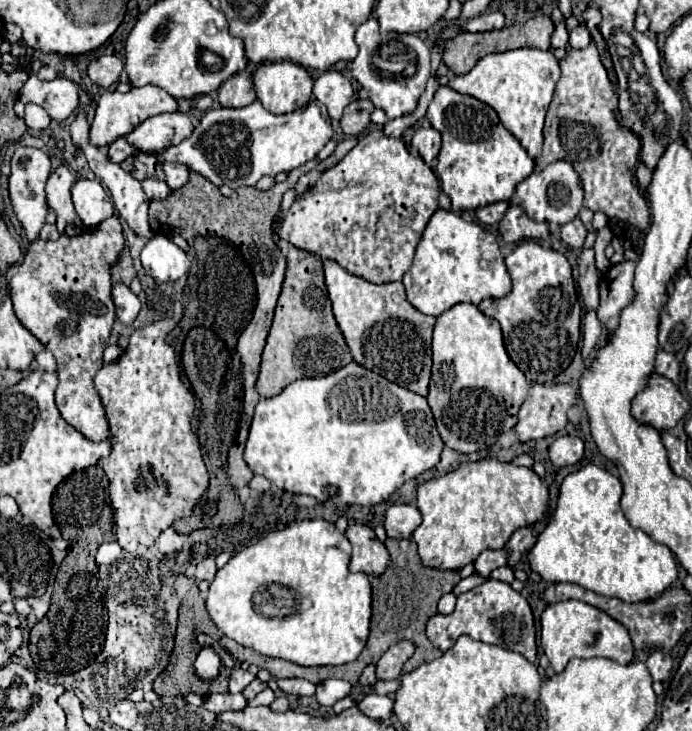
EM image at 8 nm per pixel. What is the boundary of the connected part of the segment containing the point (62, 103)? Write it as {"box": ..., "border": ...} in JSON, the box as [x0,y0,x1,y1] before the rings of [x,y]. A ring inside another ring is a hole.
{"box":[19,74,79,120],"border":[[[31,74],[19,92],[19,100],[23,104],[27,102],[39,104],[53,120],[67,120],[79,106],[75,82],[63,76],[51,82],[41,82],[35,74]]]}

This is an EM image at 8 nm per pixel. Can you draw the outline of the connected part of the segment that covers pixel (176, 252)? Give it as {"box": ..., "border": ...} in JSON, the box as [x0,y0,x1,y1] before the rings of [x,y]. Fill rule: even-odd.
{"box":[141,234,191,282],"border":[[[161,234],[153,236],[141,250],[141,264],[145,274],[157,282],[175,282],[185,276],[191,266],[187,254]]]}

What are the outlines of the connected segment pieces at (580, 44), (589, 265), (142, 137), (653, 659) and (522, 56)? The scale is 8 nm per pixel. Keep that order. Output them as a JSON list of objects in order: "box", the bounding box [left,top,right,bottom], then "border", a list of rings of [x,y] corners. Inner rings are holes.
[{"box":[569,24,591,48],"border":[[[579,24],[579,26],[569,34],[569,44],[571,44],[573,48],[587,48],[589,42],[591,42],[589,30],[587,30],[583,24]]]},{"box":[579,250,599,310],"border":[[[583,250],[579,256],[579,294],[587,310],[595,310],[599,306],[599,274],[593,264],[593,250]]]},{"box":[123,112,193,154],"border":[[[171,112],[147,118],[123,138],[139,152],[159,154],[161,150],[189,138],[191,132],[193,132],[193,122],[189,120],[189,116],[181,112]]]},{"box":[647,650,673,680],"border":[[[661,650],[653,652],[649,658],[647,658],[647,668],[653,676],[653,680],[665,680],[669,674],[671,674],[671,668],[673,668],[673,660],[669,654],[663,654]]]},{"box":[449,48,559,160],"border":[[[517,48],[517,50],[509,50],[509,52],[499,52],[499,54],[489,54],[485,58],[481,58],[473,70],[469,70],[463,76],[453,76],[449,86],[461,94],[469,94],[485,104],[489,104],[497,114],[499,120],[503,122],[503,126],[521,142],[521,146],[527,150],[527,154],[537,160],[541,156],[541,146],[543,146],[543,120],[545,120],[545,112],[551,104],[553,98],[553,90],[555,84],[559,80],[559,62],[553,56],[551,50],[543,52],[537,48]]]}]

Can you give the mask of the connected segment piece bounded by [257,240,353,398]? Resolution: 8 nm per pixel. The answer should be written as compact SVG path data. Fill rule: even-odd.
M279 240L277 244L283 256L287 258L287 274L275 308L275 318L267 336L267 344L263 350L263 360L257 380L257 392L263 398L277 396L287 384L299 378L325 376L333 370L343 368L353 360L345 344L343 332L339 330L331 312L331 300L323 280L321 258L307 250L295 248L285 240Z

